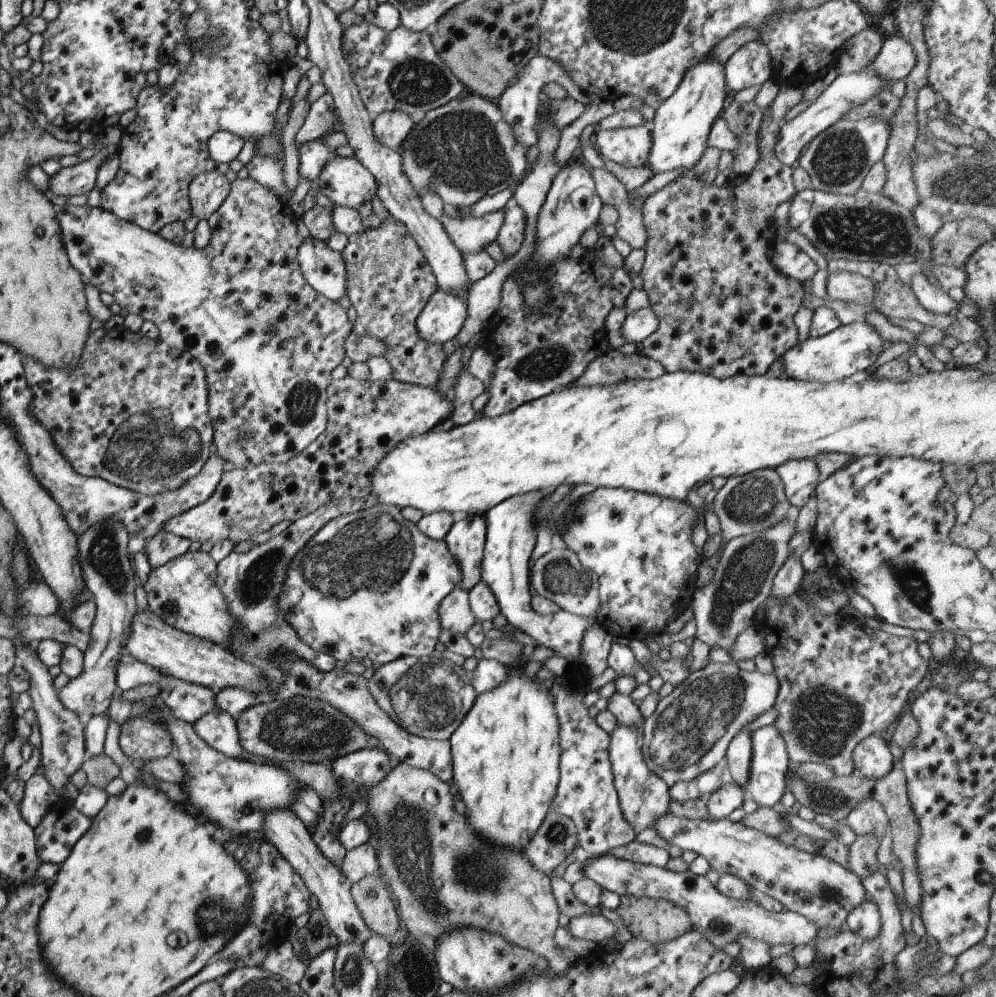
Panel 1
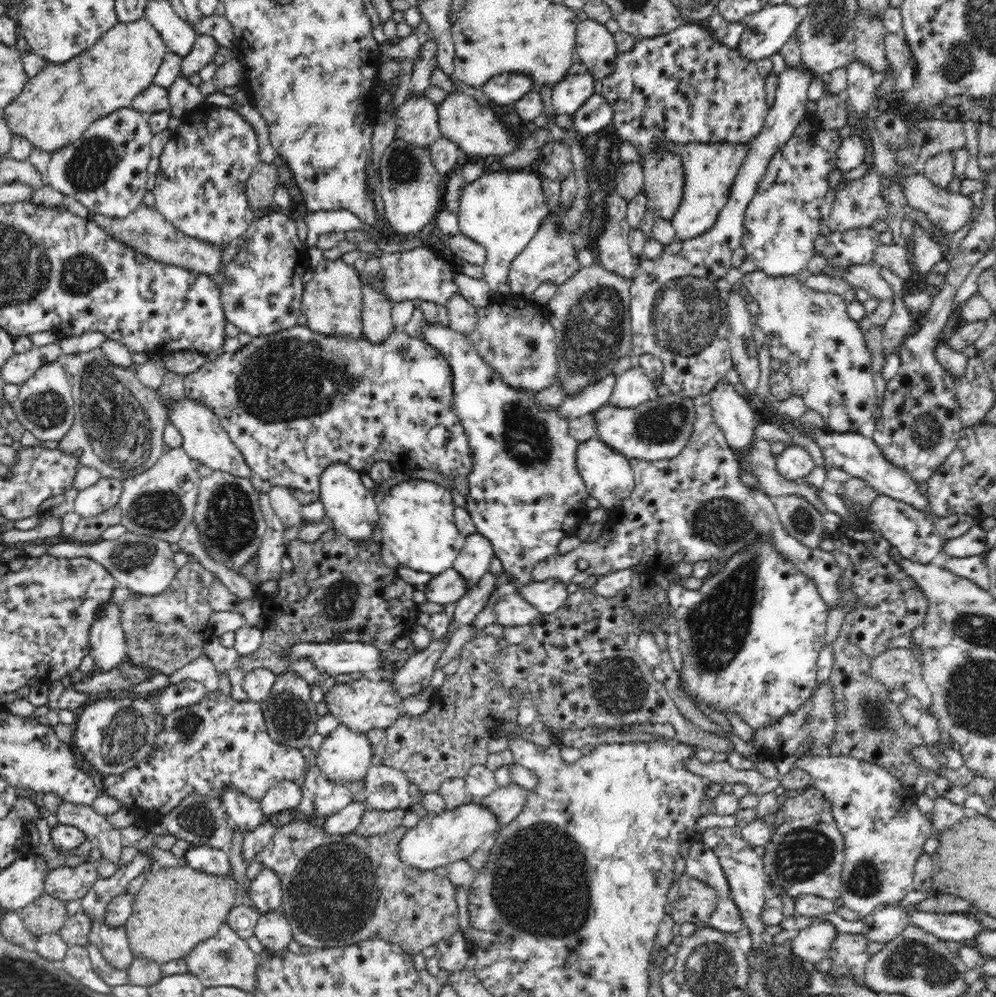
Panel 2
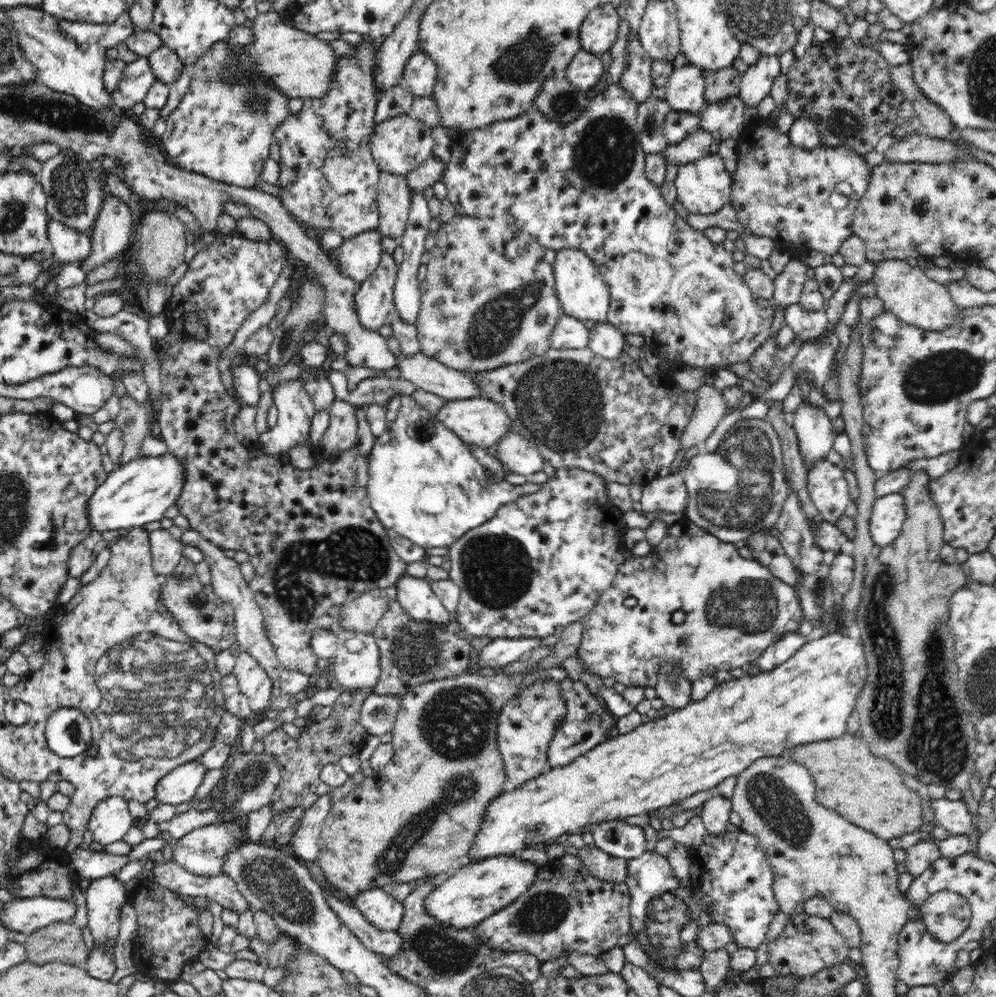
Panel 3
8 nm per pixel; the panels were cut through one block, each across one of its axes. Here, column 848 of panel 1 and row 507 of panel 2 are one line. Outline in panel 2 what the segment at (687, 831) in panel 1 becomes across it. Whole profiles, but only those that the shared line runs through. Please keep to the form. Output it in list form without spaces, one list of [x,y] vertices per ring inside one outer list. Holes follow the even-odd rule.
[[[882,495],[872,502],[869,517],[878,527],[881,536],[904,558],[922,564],[928,564],[932,558],[936,558],[936,554],[942,552],[946,540],[963,536],[980,521],[969,514],[953,514],[946,518],[937,517],[931,512],[928,514],[916,511],[909,504]]]

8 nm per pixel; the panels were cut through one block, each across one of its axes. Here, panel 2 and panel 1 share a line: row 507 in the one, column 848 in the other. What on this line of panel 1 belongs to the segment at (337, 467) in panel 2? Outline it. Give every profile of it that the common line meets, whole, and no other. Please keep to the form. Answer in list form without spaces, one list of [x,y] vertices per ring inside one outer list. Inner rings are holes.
[[[856,321],[847,325],[840,325],[832,332],[818,338],[808,338],[801,344],[796,344],[780,358],[783,359],[784,371],[781,376],[799,381],[831,383],[857,372],[865,371],[880,356],[885,349],[886,342],[879,334],[864,321]]]

